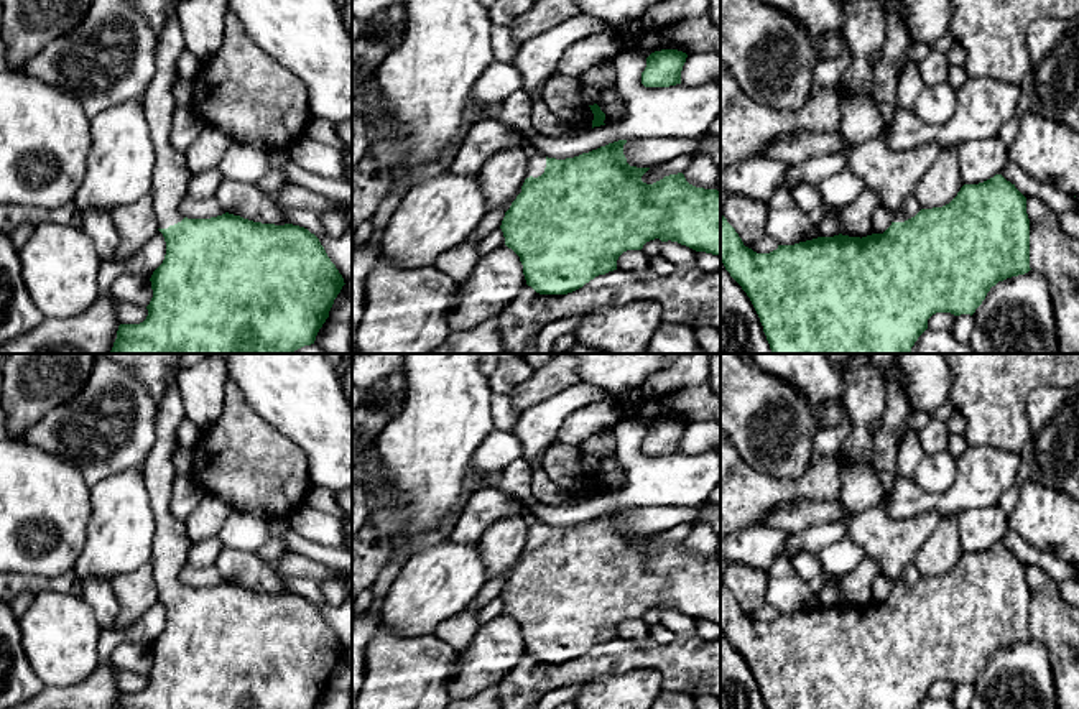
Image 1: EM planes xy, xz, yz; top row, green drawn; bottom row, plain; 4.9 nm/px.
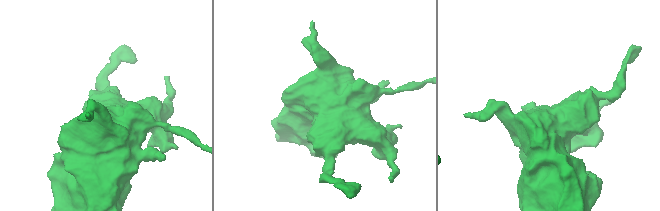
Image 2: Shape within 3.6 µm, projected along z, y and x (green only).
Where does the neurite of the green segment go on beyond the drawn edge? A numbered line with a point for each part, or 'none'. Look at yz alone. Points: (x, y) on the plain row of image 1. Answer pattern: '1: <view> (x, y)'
1: yz (893, 543)

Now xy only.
1: xy (171, 542)

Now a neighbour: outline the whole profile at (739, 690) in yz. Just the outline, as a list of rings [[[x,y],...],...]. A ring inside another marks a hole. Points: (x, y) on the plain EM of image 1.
[[[720,630],[720,709],[766,709],[760,686],[742,655]]]

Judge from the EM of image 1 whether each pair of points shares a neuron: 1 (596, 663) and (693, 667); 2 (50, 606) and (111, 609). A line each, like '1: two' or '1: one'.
1: one
2: two

